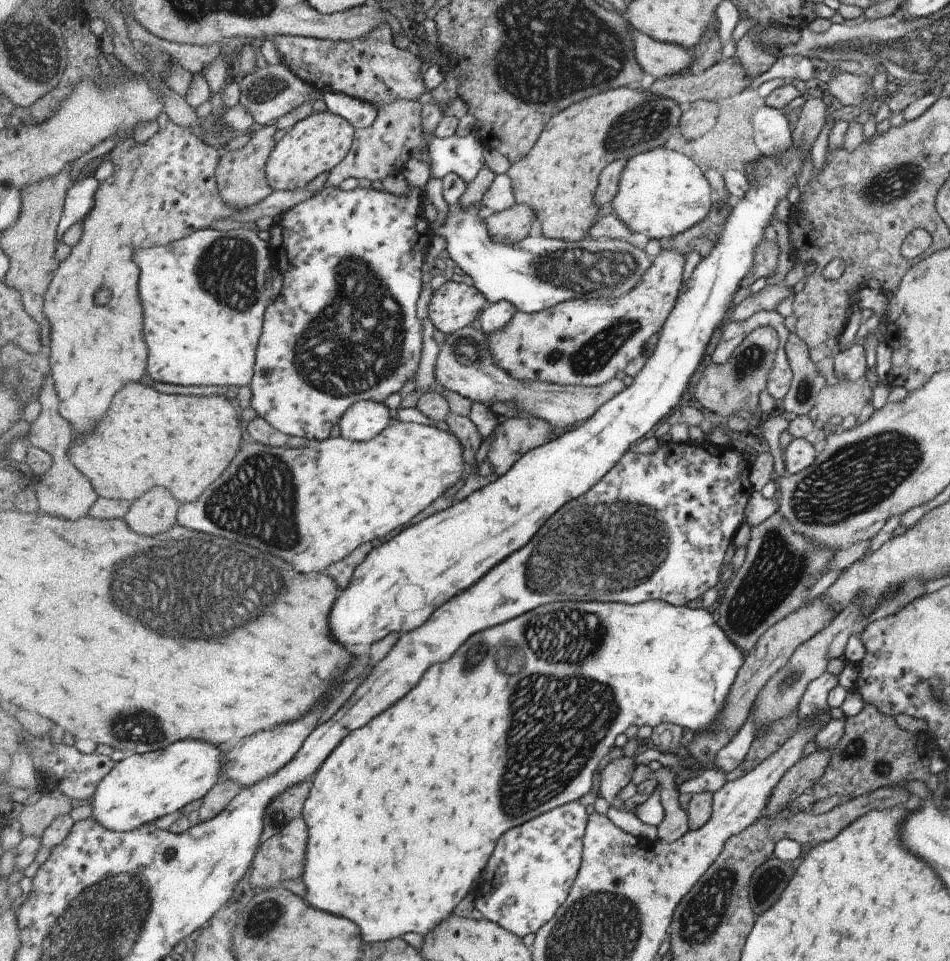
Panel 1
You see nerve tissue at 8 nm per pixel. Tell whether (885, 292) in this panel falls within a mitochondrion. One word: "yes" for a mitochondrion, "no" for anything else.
no

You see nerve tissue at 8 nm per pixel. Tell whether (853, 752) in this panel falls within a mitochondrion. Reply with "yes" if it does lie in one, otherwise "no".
yes

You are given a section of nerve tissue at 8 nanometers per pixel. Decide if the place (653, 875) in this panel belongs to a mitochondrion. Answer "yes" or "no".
no

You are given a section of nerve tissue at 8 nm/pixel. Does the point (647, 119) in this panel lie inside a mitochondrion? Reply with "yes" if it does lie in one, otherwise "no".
yes

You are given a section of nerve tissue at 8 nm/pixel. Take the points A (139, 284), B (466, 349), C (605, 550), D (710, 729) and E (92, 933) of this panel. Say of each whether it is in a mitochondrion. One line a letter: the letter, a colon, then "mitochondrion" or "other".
A: other
B: mitochondrion
C: mitochondrion
D: other
E: mitochondrion

